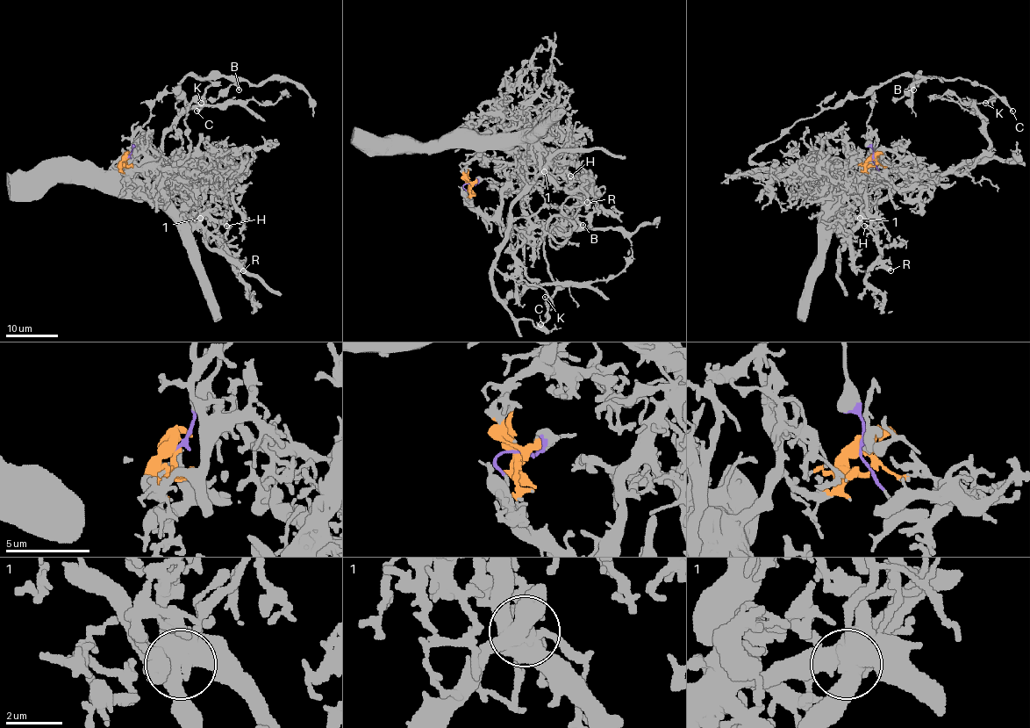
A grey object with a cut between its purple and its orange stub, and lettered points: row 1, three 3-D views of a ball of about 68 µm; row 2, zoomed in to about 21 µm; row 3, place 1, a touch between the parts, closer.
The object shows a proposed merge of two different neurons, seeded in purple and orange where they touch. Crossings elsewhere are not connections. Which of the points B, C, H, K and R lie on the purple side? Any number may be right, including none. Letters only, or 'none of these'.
B, C, K

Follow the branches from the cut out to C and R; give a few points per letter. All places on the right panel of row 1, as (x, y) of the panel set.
C: (871, 159), (867, 134), (871, 92), (899, 75), (969, 80), (992, 90), (1012, 111)
R: (871, 159), (862, 171), (847, 166), (835, 181), (833, 211), (876, 227), (880, 260), (890, 270)

